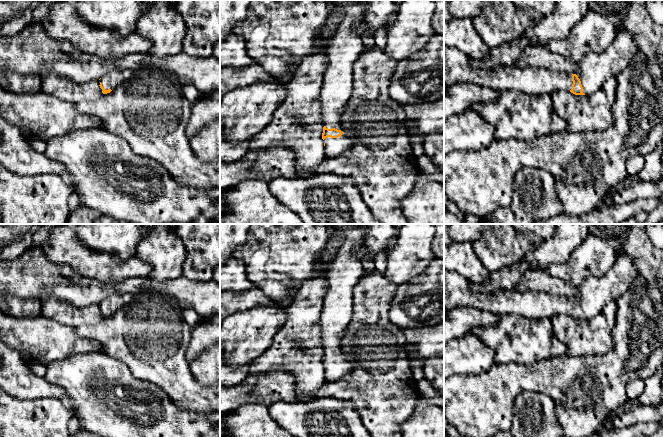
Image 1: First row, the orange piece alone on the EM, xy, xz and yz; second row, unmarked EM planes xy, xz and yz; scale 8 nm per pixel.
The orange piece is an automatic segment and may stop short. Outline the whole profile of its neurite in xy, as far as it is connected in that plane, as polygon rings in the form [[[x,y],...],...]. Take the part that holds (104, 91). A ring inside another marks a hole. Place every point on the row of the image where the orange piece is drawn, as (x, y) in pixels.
[[[112,74],[102,77],[99,81],[103,94],[110,93],[118,83],[118,80]]]

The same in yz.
[[[617,28],[612,44],[604,52],[588,53],[576,64],[576,73],[571,75],[527,65],[474,68],[463,52],[444,46],[444,85],[470,83],[528,95],[551,95],[557,90],[566,90],[575,95],[591,96],[607,78],[620,74],[638,51],[632,34],[626,28]]]

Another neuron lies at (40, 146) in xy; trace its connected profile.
[[[41,139],[28,140],[30,146],[38,153],[45,153],[47,149],[47,142]]]

